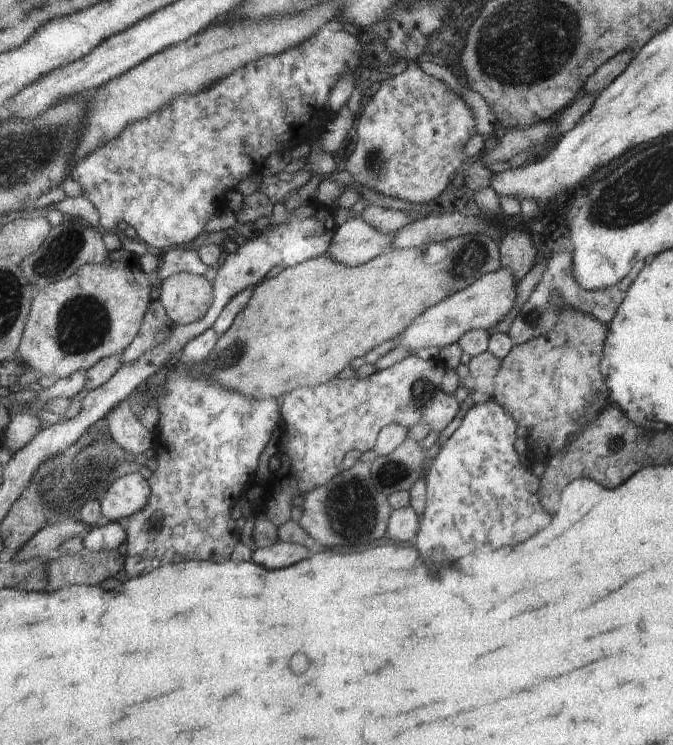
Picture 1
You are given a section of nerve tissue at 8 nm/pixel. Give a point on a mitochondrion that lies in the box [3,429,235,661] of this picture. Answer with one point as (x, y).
(62, 487)

